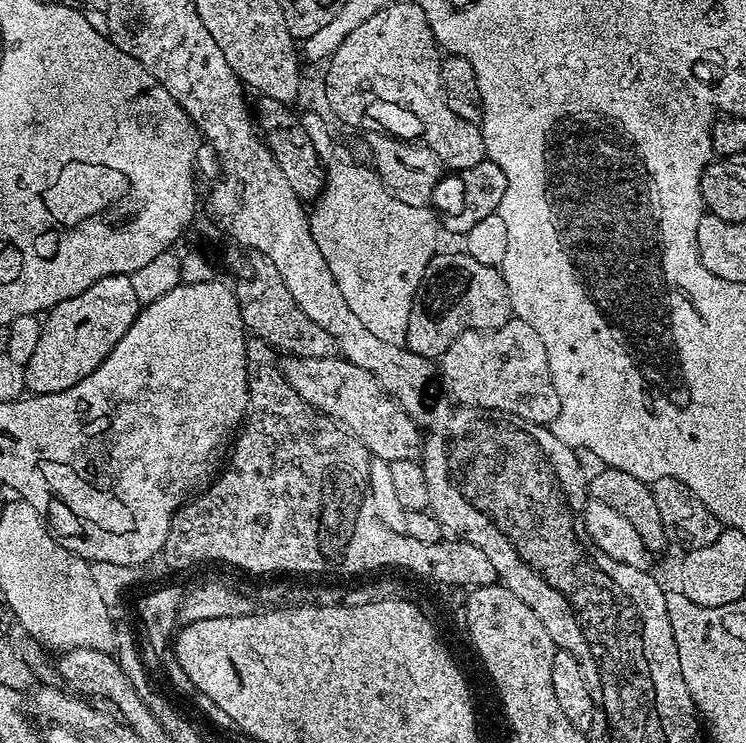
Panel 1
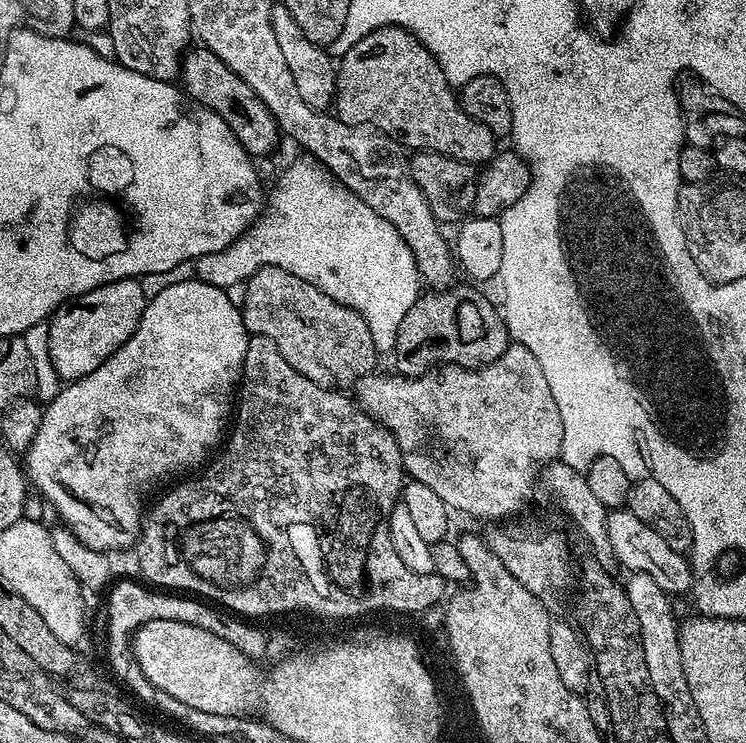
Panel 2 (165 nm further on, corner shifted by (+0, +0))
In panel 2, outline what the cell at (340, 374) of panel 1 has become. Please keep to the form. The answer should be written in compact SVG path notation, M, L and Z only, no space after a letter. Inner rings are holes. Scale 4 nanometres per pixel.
M513 343L494 363L484 364L481 368L440 366L435 370L425 372L422 376L411 378L405 378L399 374L376 375L369 374L356 381L354 391L356 391L355 399L358 401L359 407L372 419L383 424L388 429L388 433L395 438L400 451L398 460L399 463L404 463L405 470L409 472L407 475L413 480L422 482L422 486L430 486L430 490L434 490L434 494L438 494L438 498L442 498L442 502L453 513L465 512L466 515L477 516L480 520L507 521L504 520L507 516L516 516L527 506L528 499L532 496L532 487L538 484L546 466L560 456L560 447L564 437L564 431L560 425L560 411L550 394L550 386L546 386L546 378L542 374L542 368L538 366L538 360L534 358L534 354L530 354L530 350L526 350L521 344Z

